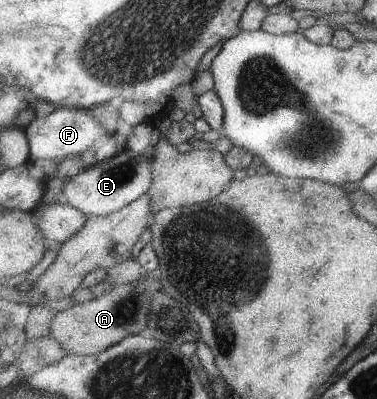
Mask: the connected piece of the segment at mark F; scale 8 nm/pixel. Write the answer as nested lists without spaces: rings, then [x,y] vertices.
[[[58,107],[57,111],[45,117],[32,118],[28,121],[26,127],[26,135],[30,142],[31,161],[50,159],[57,163],[61,160],[66,160],[66,157],[78,157],[84,151],[94,148],[96,141],[108,134],[106,125],[92,115],[91,109],[71,107]]]

